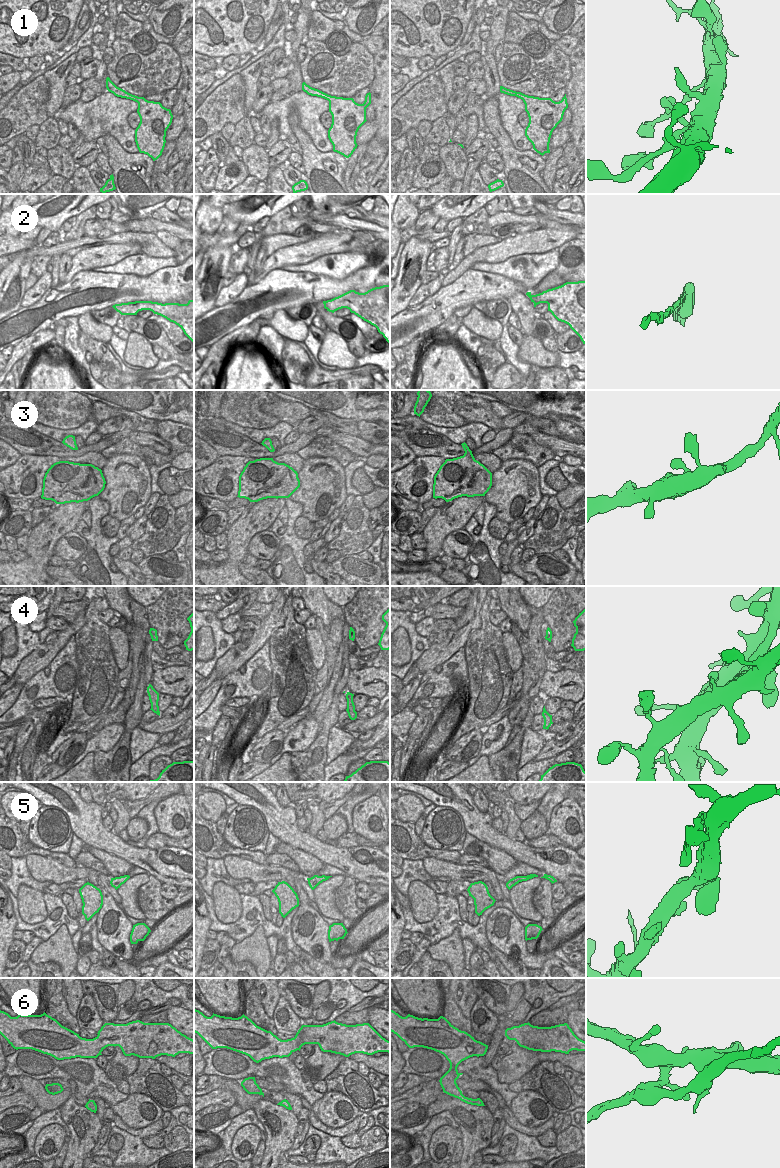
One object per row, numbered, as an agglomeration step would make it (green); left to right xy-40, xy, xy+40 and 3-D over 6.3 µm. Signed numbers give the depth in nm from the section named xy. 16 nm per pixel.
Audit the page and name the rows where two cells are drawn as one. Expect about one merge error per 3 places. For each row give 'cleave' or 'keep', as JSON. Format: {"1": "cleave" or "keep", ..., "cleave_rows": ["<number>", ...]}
{"1": "keep", "2": "keep", "3": "keep", "4": "keep", "5": "keep", "6": "cleave", "cleave_rows": ["6"]}

